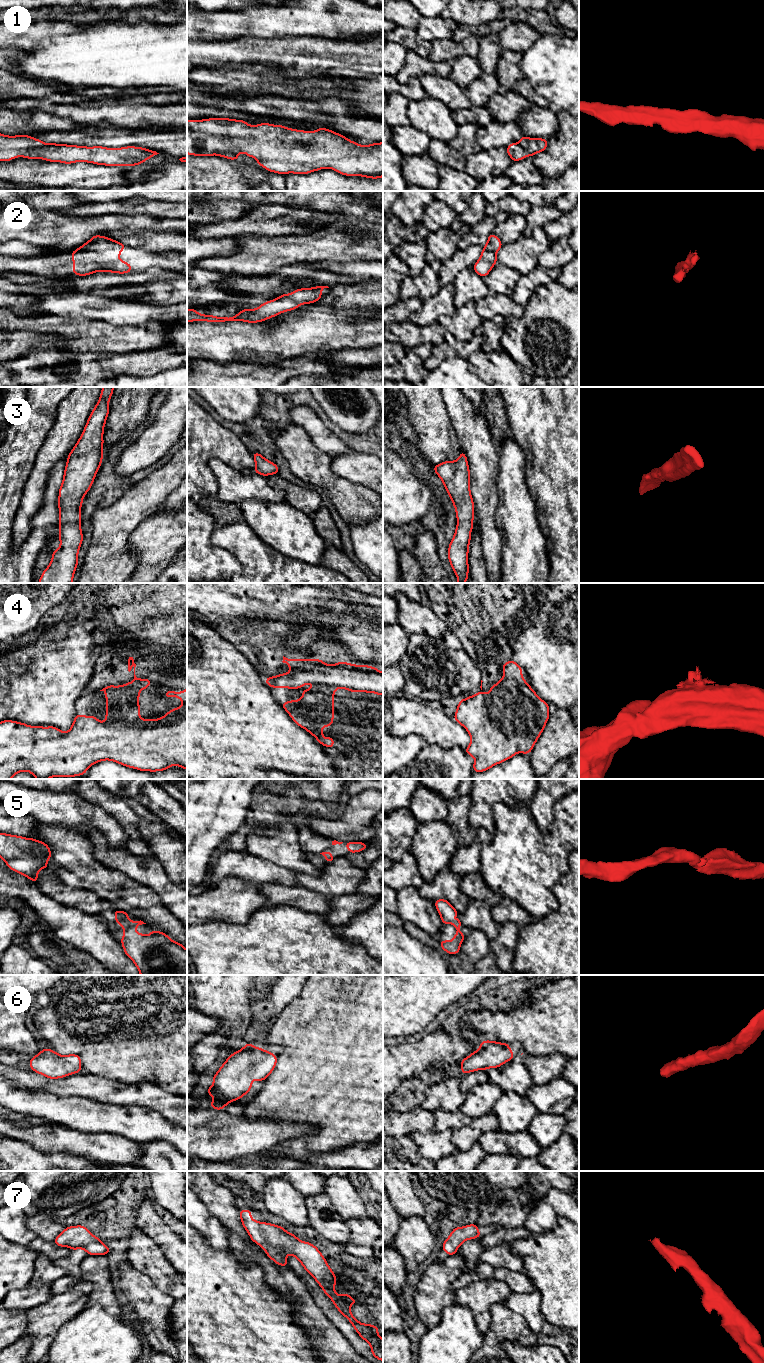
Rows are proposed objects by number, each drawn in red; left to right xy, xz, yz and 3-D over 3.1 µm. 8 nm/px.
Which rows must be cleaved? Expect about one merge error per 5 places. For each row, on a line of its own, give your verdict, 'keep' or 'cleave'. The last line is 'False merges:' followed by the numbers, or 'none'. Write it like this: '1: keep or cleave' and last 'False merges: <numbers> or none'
1: keep
2: keep
3: keep
4: keep
5: keep
6: keep
7: keep
False merges: none

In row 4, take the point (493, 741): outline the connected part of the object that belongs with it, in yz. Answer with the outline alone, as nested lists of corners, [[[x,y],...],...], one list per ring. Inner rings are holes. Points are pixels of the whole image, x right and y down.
[[[513,660],[505,662],[502,668],[504,669],[504,675],[498,683],[491,686],[488,694],[481,691],[460,700],[454,715],[454,720],[462,725],[470,735],[471,741],[465,752],[475,759],[473,764],[474,772],[486,771],[512,758],[519,752],[529,754],[550,717],[549,705],[540,699],[525,681],[521,674],[523,668]]]

